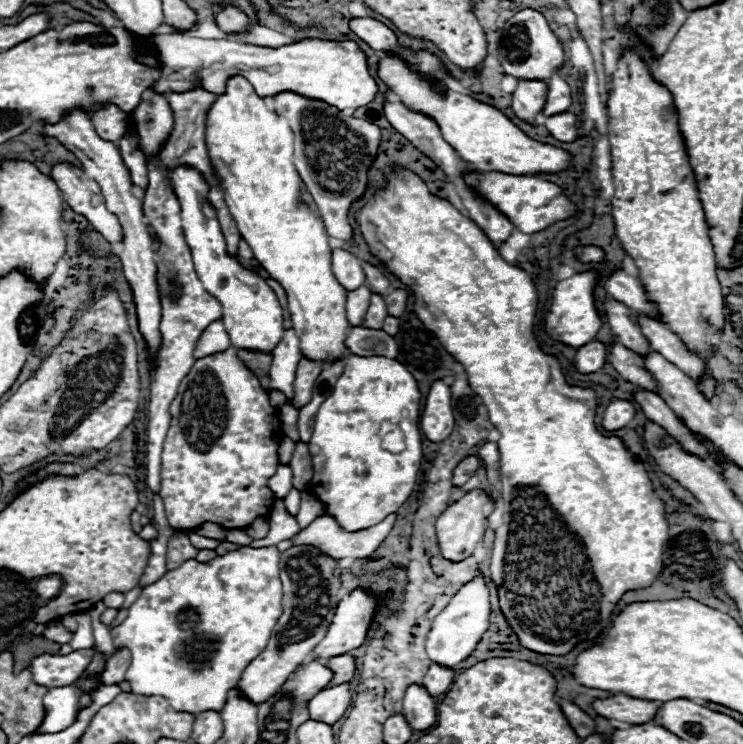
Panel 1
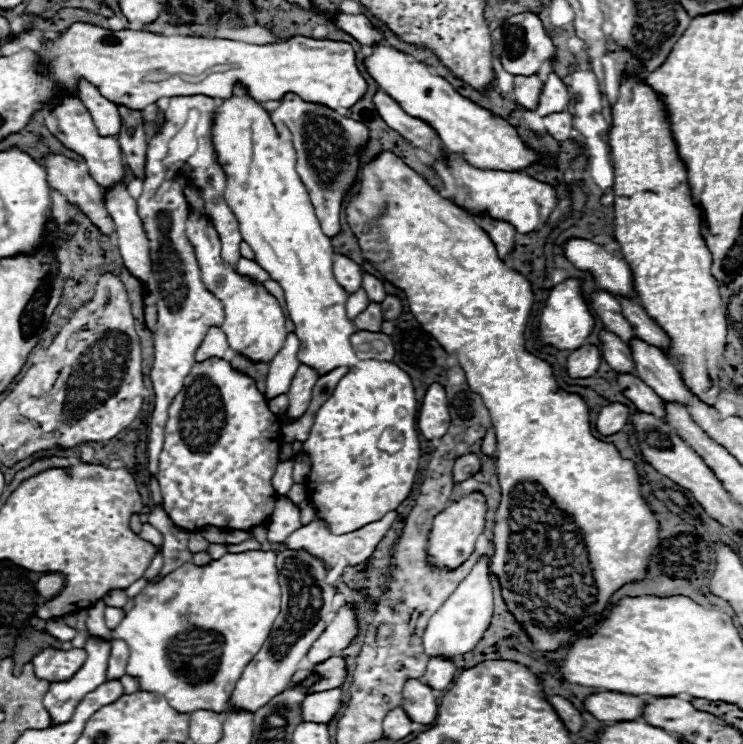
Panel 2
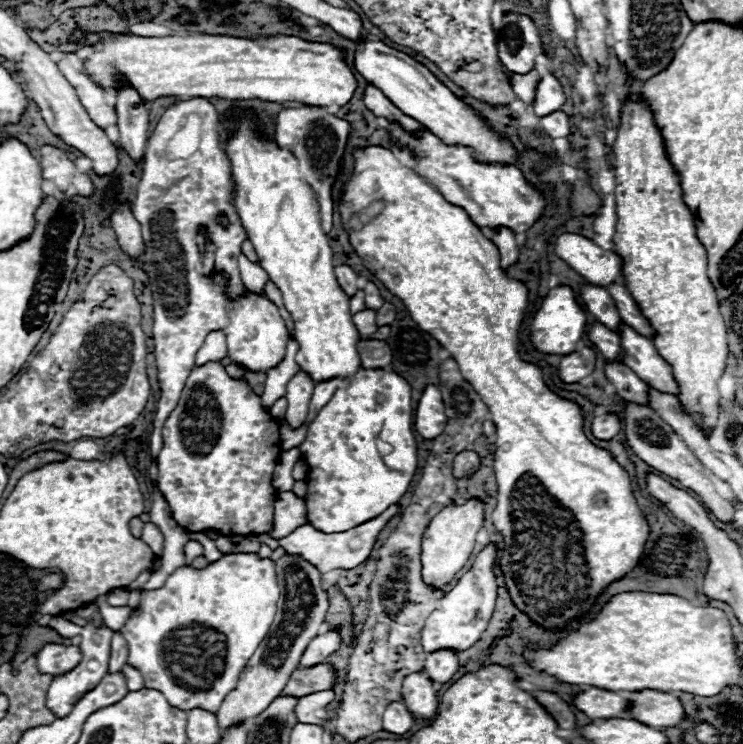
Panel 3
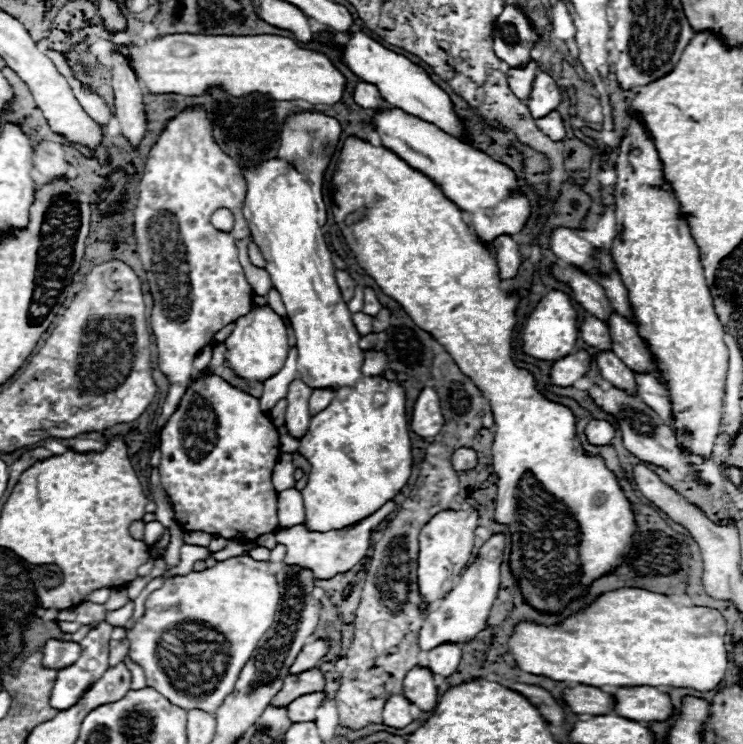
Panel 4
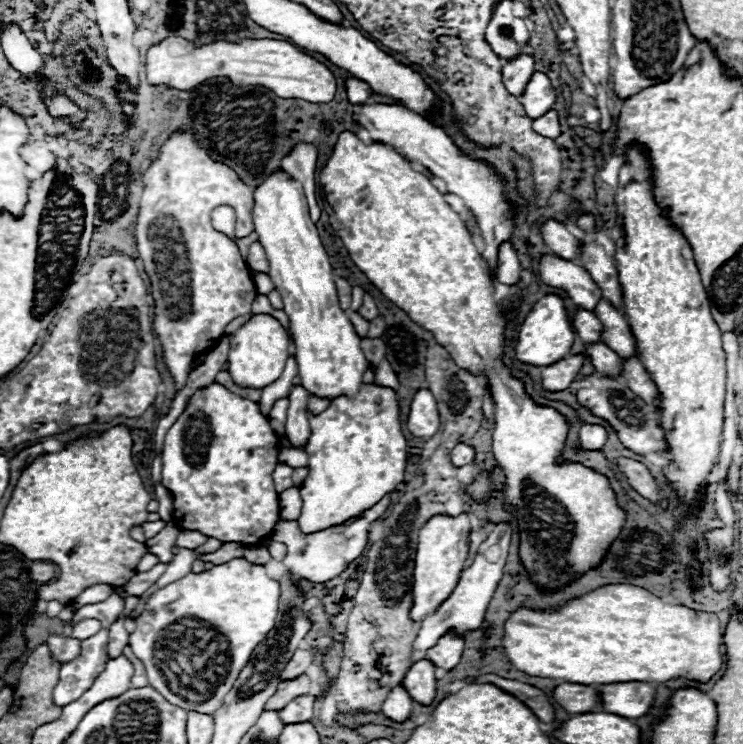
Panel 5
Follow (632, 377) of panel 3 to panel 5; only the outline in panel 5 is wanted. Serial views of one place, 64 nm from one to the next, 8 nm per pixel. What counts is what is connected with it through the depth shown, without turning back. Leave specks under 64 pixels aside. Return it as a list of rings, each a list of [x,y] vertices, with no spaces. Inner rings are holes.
[[[586,344],[586,354],[600,374],[620,376],[622,362],[620,362],[618,354],[614,350],[610,350],[606,344]]]

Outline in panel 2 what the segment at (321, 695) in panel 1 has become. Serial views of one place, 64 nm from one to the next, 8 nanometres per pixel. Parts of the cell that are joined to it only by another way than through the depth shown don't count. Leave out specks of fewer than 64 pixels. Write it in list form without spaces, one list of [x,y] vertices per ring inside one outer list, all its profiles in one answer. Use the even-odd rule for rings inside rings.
[[[324,690],[324,692],[314,692],[306,696],[302,702],[302,718],[304,720],[314,720],[314,722],[324,722],[328,724],[334,720],[336,712],[342,708],[342,690]]]

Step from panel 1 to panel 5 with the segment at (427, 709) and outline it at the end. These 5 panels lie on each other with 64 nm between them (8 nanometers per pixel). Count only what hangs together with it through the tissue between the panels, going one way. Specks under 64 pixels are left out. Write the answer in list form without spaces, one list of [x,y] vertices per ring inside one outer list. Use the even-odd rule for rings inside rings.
[[[418,660],[404,676],[404,688],[414,702],[430,706],[436,696],[436,678],[434,664],[428,660]]]

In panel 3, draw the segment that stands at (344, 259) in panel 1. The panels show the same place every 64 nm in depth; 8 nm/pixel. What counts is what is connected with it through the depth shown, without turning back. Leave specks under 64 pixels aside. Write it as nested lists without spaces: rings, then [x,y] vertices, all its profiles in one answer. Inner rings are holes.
[[[338,264],[334,268],[334,272],[336,272],[336,280],[342,286],[342,290],[348,296],[354,296],[356,290],[358,290],[358,276],[356,276],[356,272],[350,266],[346,266],[346,264]]]

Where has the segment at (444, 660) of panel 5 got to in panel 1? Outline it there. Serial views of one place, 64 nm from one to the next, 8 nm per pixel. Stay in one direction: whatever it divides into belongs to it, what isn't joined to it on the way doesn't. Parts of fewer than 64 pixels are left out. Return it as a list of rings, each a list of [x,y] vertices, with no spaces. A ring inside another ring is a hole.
[[[432,664],[424,676],[424,688],[426,692],[430,692],[430,696],[440,696],[444,692],[448,692],[448,688],[454,682],[454,672],[450,668],[442,668],[438,664]]]

